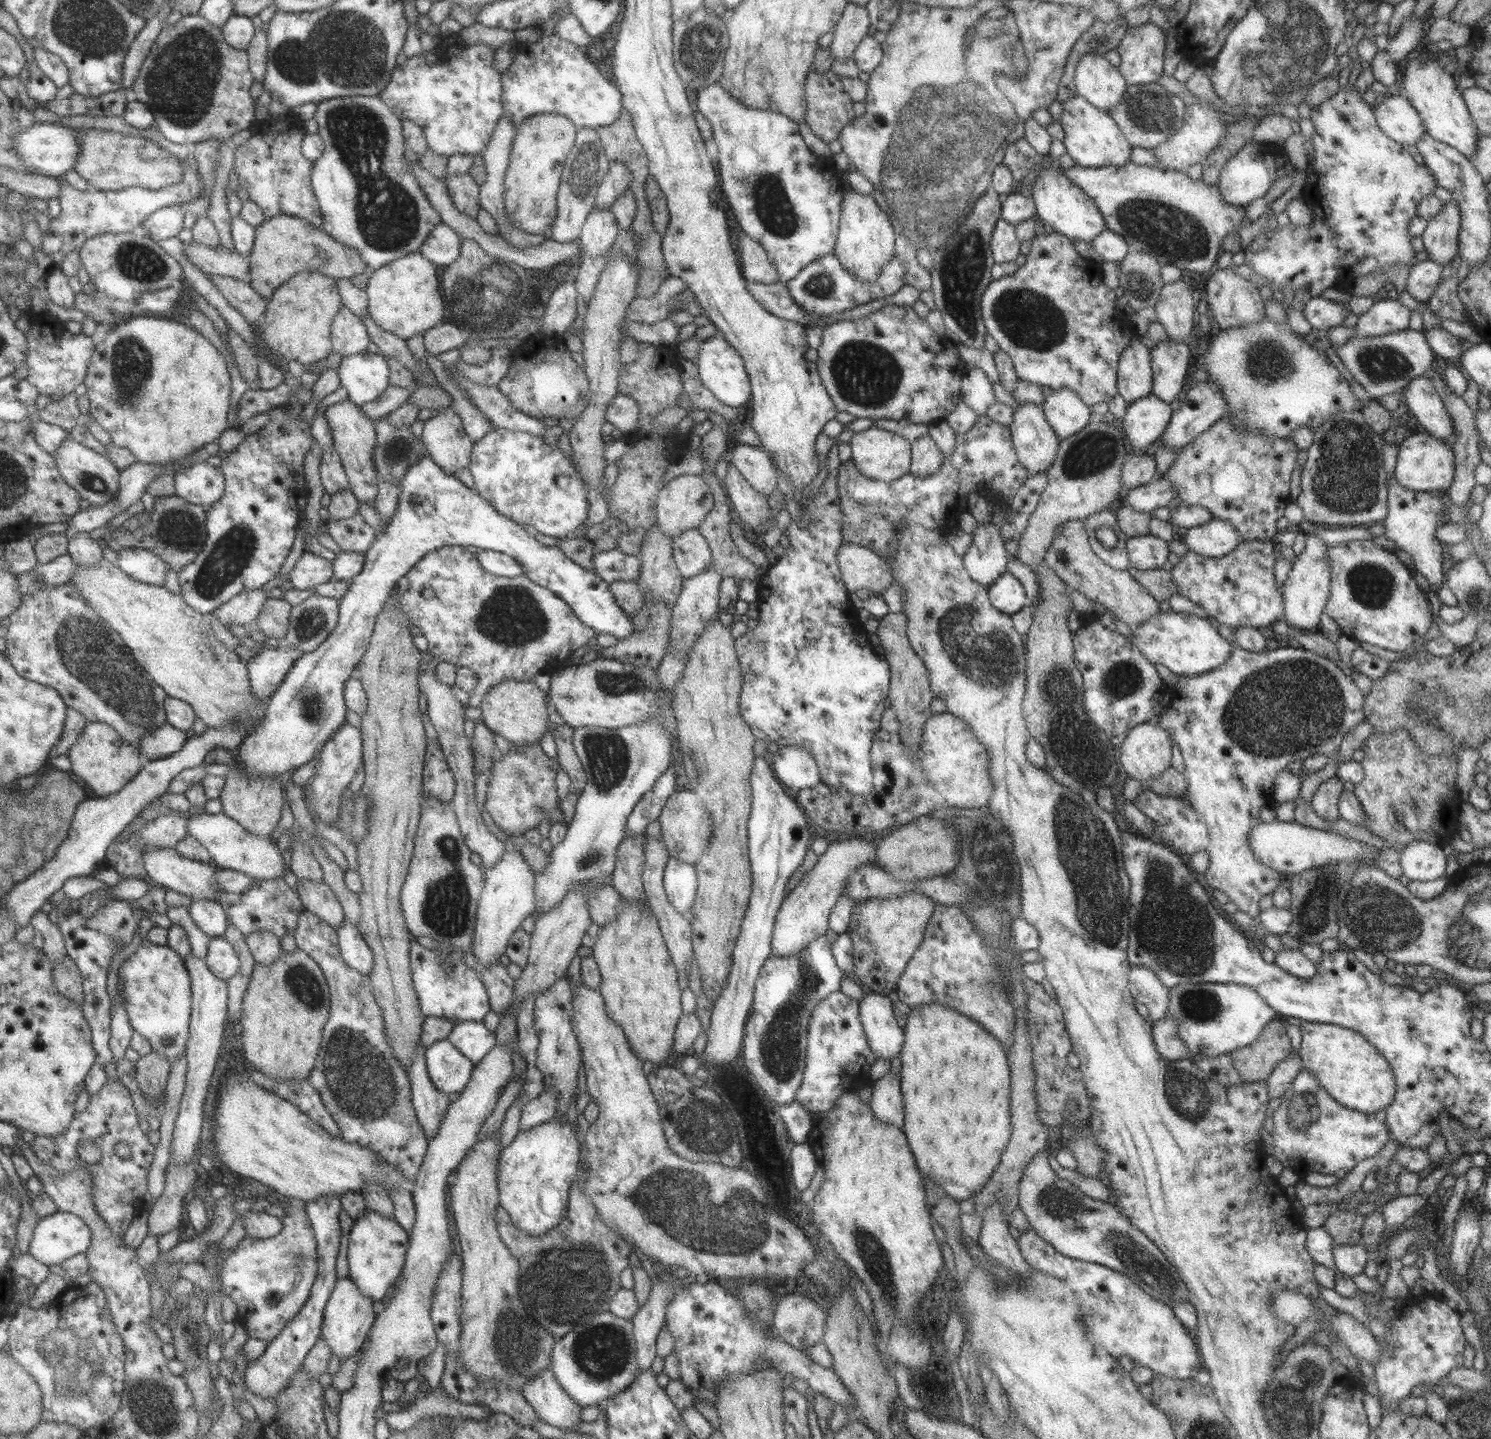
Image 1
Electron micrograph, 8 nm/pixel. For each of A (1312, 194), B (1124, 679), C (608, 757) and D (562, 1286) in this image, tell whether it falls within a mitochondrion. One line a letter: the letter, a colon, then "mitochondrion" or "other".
A: other
B: mitochondrion
C: mitochondrion
D: mitochondrion

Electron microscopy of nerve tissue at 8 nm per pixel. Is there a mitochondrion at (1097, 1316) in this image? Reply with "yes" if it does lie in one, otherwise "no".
yes

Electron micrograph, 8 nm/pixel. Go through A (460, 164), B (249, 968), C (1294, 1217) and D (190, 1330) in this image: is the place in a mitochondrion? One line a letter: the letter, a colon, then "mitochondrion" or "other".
A: other
B: other
C: other
D: mitochondrion

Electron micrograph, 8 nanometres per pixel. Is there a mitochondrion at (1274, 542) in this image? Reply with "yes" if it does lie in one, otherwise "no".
no

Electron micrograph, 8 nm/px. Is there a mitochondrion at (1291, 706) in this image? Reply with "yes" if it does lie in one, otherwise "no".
yes

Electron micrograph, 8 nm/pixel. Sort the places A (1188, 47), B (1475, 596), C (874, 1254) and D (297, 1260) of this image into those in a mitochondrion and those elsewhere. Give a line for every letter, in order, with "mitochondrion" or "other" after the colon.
A: other
B: mitochondrion
C: mitochondrion
D: mitochondrion

